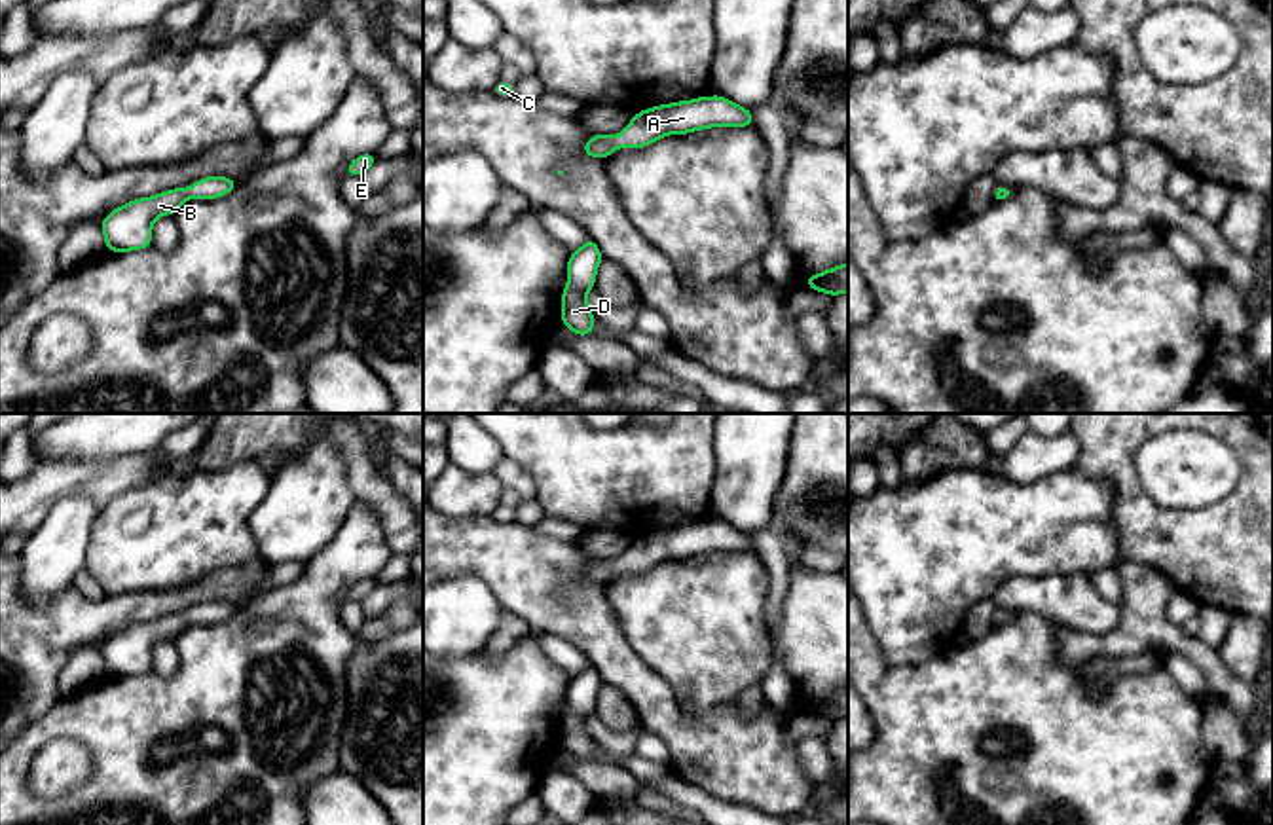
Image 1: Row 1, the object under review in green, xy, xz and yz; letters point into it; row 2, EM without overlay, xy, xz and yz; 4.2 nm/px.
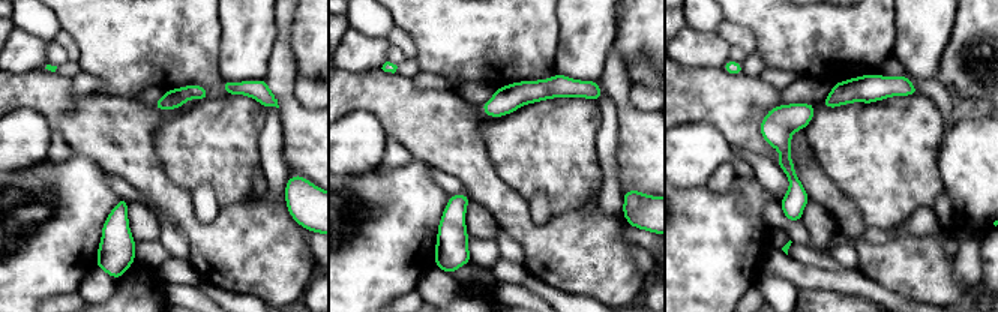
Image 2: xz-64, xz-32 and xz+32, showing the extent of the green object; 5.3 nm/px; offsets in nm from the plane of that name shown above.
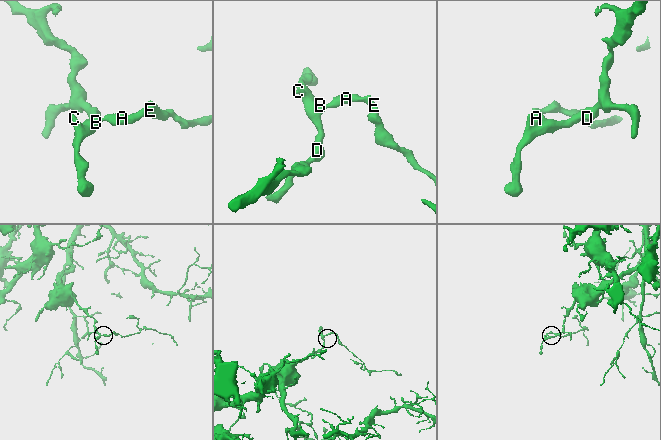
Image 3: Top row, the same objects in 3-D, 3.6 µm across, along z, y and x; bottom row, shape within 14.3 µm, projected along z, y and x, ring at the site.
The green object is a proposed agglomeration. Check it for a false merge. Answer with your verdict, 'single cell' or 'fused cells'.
single cell

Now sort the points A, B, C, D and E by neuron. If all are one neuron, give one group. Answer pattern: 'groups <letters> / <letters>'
groups A B C D E

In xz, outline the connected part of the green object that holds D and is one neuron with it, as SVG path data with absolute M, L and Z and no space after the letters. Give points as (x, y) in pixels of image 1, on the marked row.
M588 235L586 243L571 252L565 267L569 286L562 290L562 319L577 336L594 334L594 313L588 307L586 292L596 286L596 271L603 254Z

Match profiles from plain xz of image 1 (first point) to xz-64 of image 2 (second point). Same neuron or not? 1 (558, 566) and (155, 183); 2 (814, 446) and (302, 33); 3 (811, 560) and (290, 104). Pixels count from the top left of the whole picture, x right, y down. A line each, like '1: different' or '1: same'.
1: same
2: same
3: different

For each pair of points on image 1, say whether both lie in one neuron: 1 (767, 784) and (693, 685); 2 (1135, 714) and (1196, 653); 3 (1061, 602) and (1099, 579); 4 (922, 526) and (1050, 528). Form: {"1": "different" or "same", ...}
{"1": "different", "2": "different", "3": "different", "4": "same"}

